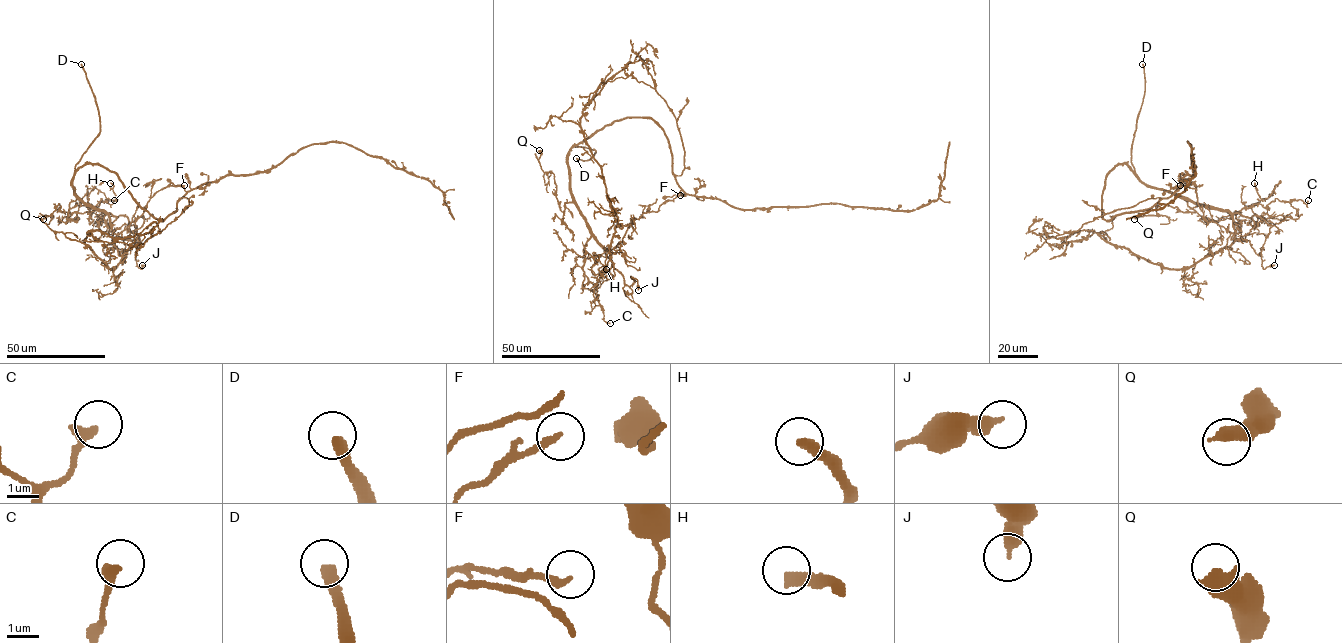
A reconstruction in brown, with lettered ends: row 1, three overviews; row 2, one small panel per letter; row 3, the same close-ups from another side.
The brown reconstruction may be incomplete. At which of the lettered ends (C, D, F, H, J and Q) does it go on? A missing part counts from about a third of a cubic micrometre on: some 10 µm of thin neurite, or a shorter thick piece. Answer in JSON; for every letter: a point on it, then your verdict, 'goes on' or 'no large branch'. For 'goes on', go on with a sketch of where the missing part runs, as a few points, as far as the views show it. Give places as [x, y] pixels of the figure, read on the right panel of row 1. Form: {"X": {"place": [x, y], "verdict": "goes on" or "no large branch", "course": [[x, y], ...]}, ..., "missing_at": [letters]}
{"C": {"place": [1308, 200], "verdict": "no large branch"}, "D": {"place": [1142, 64], "verdict": "goes on"}, "F": {"place": [1180, 185], "verdict": "no large branch"}, "H": {"place": [1254, 183], "verdict": "no large branch"}, "J": {"place": [1274, 265], "verdict": "no large branch"}, "Q": {"place": [1134, 219], "verdict": "no large branch"}, "missing_at": ["D"]}

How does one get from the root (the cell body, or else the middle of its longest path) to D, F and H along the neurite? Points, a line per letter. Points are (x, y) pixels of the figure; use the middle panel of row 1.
D: (670, 148), (652, 119), (624, 118), (576, 144), (570, 149), (595, 151), (589, 160), (576, 158)
F: (670, 148), (650, 118), (614, 121), (571, 148), (570, 189), (589, 232), (607, 250), (634, 219), (680, 195)
H: (670, 148), (641, 117), (571, 148), (570, 189), (591, 235), (583, 286), (610, 279), (606, 269)

